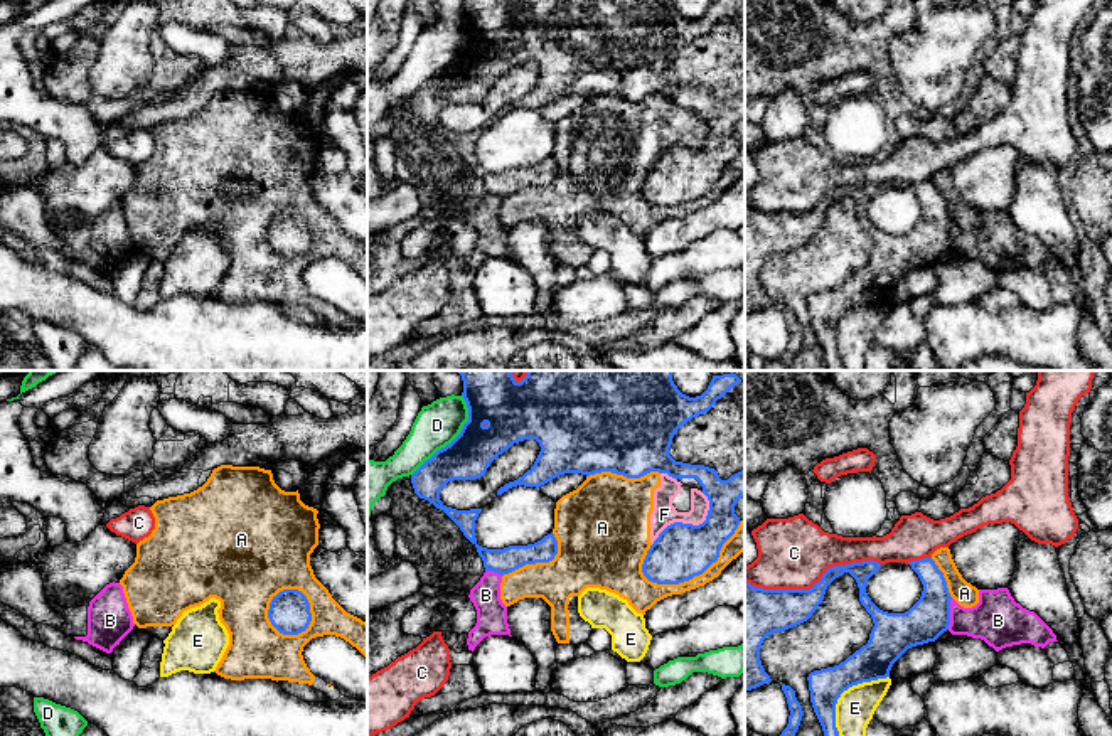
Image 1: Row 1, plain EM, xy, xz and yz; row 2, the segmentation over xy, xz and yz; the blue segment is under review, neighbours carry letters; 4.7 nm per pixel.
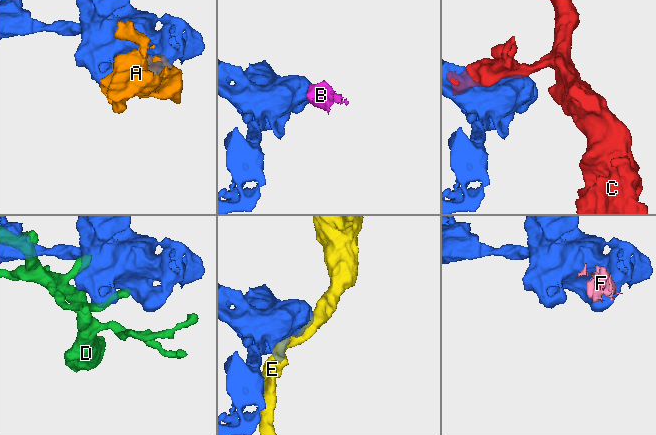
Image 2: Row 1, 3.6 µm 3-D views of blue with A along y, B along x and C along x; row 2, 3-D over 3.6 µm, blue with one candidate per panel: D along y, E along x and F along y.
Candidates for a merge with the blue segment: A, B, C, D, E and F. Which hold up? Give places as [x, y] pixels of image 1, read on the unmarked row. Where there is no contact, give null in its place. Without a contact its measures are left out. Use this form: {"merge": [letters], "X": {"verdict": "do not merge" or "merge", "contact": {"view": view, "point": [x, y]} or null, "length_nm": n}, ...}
{"merge": [], "A": {"verdict": "do not merge", "contact": {"view": "xz", "point": [698, 197]}, "length_nm": 550}, "B": {"verdict": "do not merge", "contact": {"view": "yz", "point": [949, 236]}, "length_nm": 150}, "C": {"verdict": "do not merge", "contact": {"view": "yz", "point": [814, 208]}, "length_nm": 650}, "D": {"verdict": "do not merge", "contact": {"view": "xz", "point": [455, 61]}, "length_nm": 460}, "E": {"verdict": "do not merge", "contact": {"view": "yz", "point": [839, 319]}, "length_nm": 400}, "F": {"verdict": "do not merge", "contact": {"view": "xz", "point": [688, 147]}, "length_nm": 360}}

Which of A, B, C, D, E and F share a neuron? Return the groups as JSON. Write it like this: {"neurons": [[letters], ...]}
{"neurons": [["A", "F"], ["B"], ["C"], ["D"], ["E"]]}

